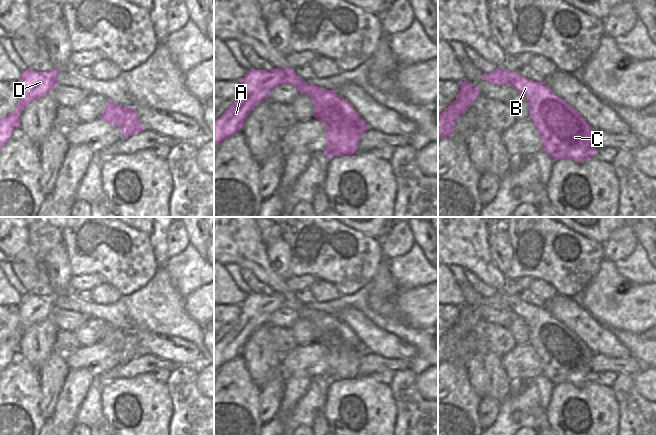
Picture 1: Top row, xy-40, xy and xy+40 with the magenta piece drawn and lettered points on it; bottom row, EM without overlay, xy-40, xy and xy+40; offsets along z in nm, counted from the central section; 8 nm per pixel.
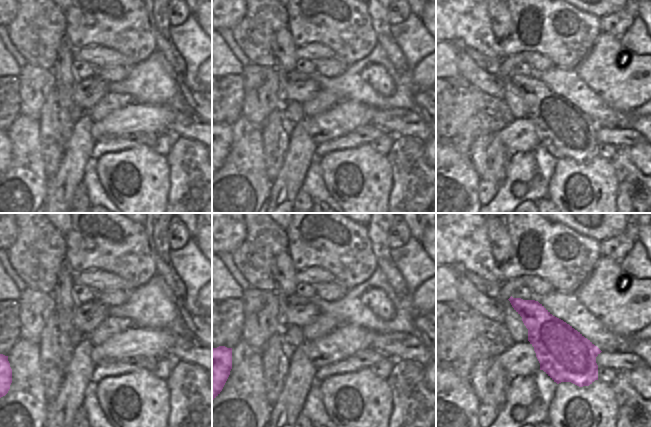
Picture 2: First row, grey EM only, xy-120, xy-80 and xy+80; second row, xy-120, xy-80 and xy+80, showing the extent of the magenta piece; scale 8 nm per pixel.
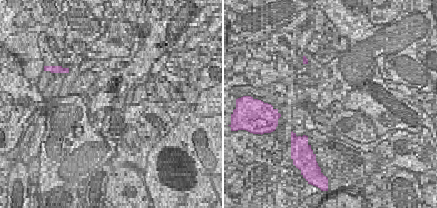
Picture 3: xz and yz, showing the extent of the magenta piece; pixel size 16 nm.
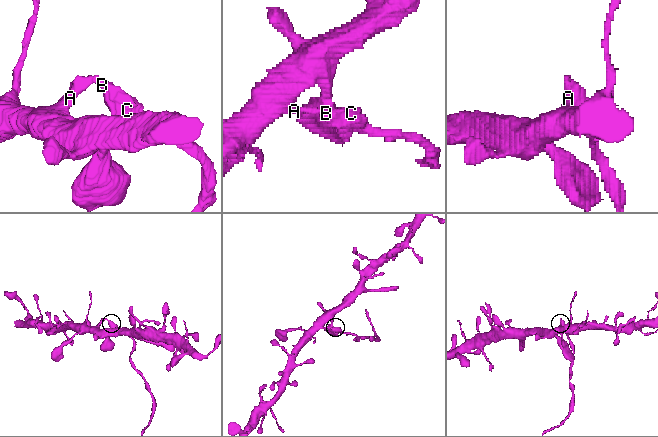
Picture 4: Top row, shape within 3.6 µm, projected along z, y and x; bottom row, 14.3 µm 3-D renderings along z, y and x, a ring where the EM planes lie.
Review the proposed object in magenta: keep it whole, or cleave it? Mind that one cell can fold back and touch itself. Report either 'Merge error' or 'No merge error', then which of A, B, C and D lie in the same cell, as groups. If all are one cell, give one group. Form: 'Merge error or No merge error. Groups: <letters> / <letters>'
Merge error. Groups: A D / B C.

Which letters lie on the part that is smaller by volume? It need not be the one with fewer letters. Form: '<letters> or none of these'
B, C

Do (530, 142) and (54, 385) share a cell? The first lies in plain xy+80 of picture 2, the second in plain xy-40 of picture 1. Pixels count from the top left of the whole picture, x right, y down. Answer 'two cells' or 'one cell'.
two cells

